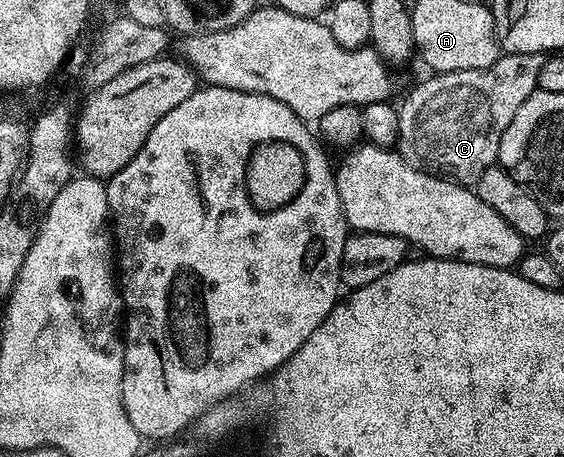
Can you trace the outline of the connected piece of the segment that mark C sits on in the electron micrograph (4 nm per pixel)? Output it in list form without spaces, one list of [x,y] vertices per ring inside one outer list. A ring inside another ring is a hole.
[[[513,52],[501,55],[496,60],[482,70],[458,70],[457,72],[437,72],[429,75],[429,80],[424,80],[408,97],[405,98],[404,104],[399,105],[400,121],[398,122],[398,130],[400,131],[400,143],[398,151],[404,157],[405,162],[411,164],[414,168],[433,174],[439,174],[445,178],[451,178],[457,182],[472,182],[476,177],[481,176],[487,168],[493,167],[497,163],[500,154],[500,143],[502,142],[502,134],[506,130],[506,126],[510,126],[510,118],[514,118],[514,114],[518,114],[518,106],[522,106],[522,102],[526,102],[526,98],[531,92],[537,91],[536,83],[538,82],[538,70],[542,66],[544,56],[537,54],[514,54]]]

